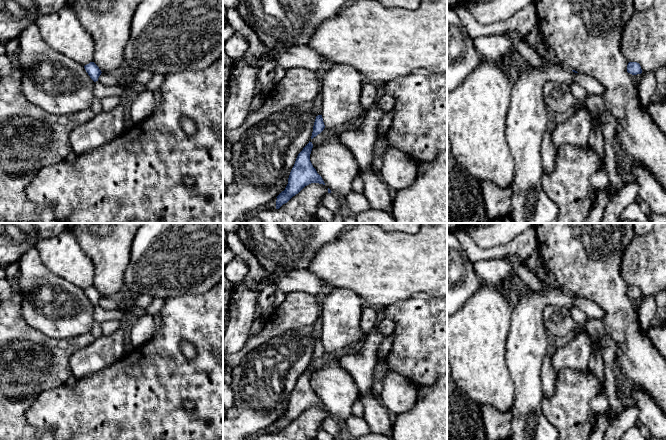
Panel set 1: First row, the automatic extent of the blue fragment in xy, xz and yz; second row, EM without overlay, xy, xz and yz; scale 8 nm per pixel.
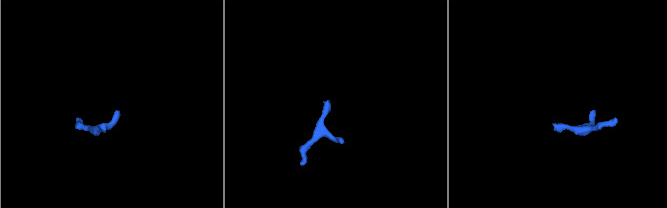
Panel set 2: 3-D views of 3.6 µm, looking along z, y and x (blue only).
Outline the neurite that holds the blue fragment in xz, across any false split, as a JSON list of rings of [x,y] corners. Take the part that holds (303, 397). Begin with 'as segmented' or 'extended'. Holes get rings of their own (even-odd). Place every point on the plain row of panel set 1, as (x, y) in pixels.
as segmented; [[[312,366],[303,372],[298,378],[295,388],[290,396],[288,408],[276,422],[276,433],[287,427],[293,420],[298,418],[305,410],[311,407],[325,409],[322,401],[317,397],[310,385],[310,378],[313,372]]]

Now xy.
as segmented; [[[90,286],[89,288],[85,289],[84,292],[94,306],[98,305],[98,302],[102,296],[94,286]]]

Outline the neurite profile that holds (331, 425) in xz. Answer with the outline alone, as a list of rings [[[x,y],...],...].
[[[327,417],[325,418],[321,424],[320,428],[330,434],[334,440],[341,440],[341,431],[343,428],[342,423],[336,419],[335,417]]]

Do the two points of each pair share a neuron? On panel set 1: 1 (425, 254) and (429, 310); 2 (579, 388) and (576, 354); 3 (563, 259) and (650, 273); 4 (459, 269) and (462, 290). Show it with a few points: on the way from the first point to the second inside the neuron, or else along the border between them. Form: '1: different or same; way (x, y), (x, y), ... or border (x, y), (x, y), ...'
1: different; border (436, 296), (415, 293), (405, 300)
2: different; border (589, 371), (582, 372), (563, 368), (557, 374)
3: different; border (627, 245), (621, 263), (621, 276), (629, 285)
4: same; way (459, 274), (466, 281), (463, 285)

